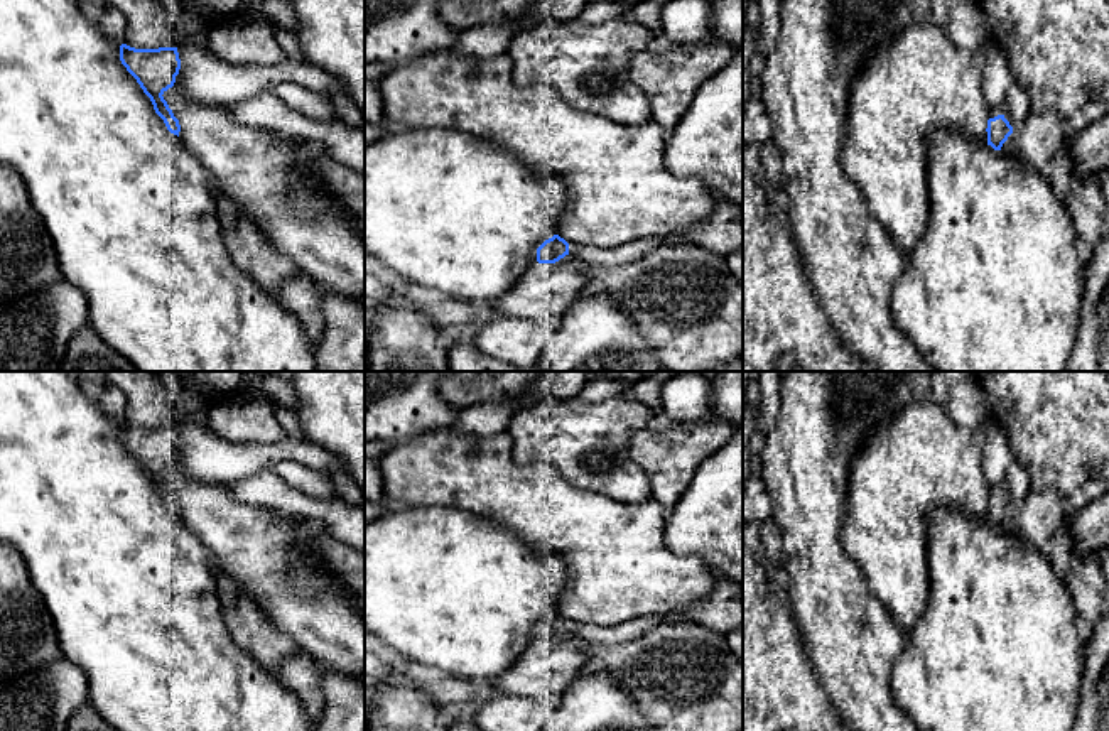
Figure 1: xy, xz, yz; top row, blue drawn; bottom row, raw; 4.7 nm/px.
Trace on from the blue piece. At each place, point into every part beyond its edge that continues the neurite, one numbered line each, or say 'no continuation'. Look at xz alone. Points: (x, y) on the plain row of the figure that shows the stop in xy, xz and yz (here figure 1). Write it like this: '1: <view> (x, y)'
1: xz (623, 632)

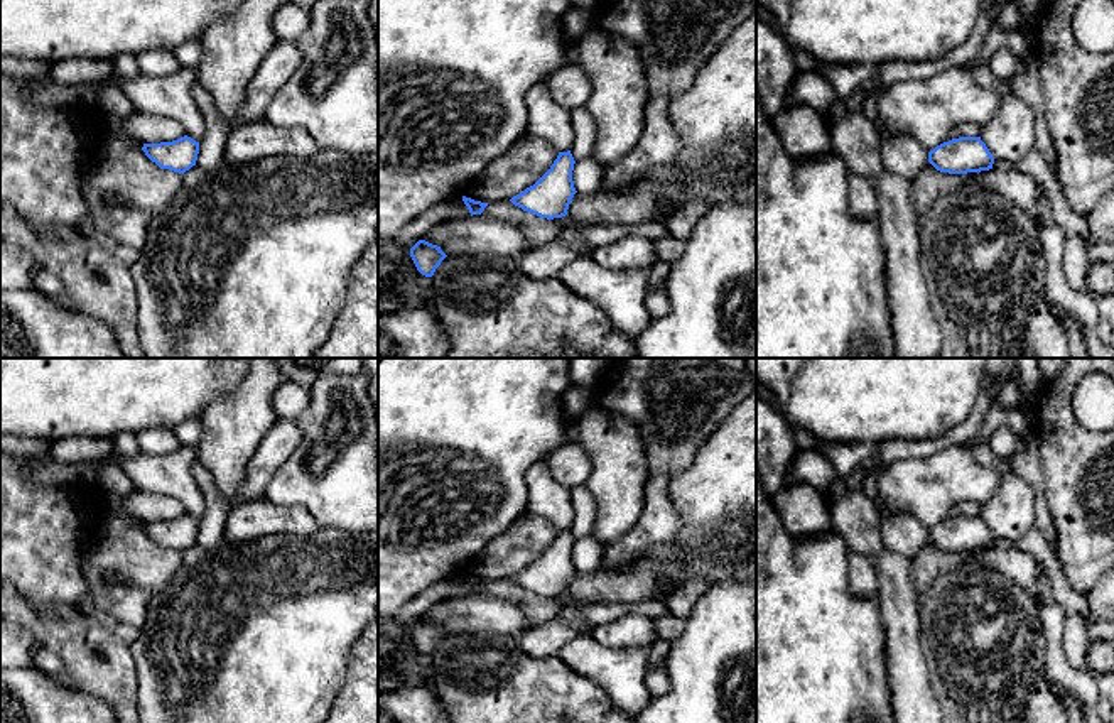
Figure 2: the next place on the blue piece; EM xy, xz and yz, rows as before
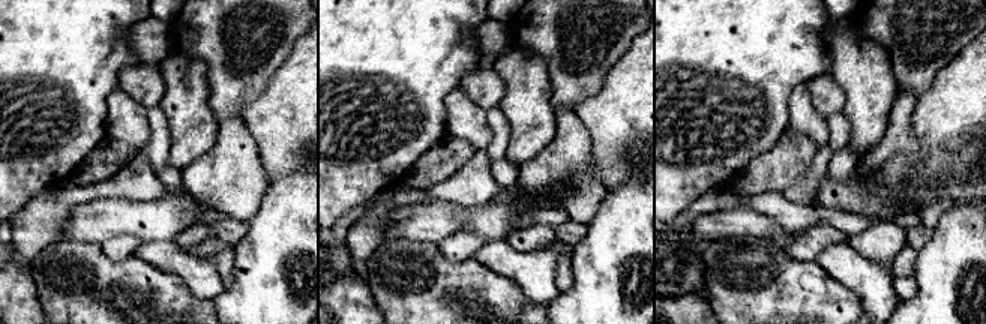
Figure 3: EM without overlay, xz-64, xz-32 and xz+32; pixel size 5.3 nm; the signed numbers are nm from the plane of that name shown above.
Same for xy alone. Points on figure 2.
no continuation

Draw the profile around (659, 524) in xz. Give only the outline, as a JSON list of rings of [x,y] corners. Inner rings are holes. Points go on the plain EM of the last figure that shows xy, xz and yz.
[[[652,476],[645,485],[640,520],[618,541],[604,547],[603,566],[626,569],[652,547],[670,544],[680,534],[680,517],[668,495],[668,476]]]

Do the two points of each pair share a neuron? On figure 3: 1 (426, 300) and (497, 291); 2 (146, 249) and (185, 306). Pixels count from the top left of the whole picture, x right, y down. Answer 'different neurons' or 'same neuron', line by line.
1: same neuron
2: different neurons

